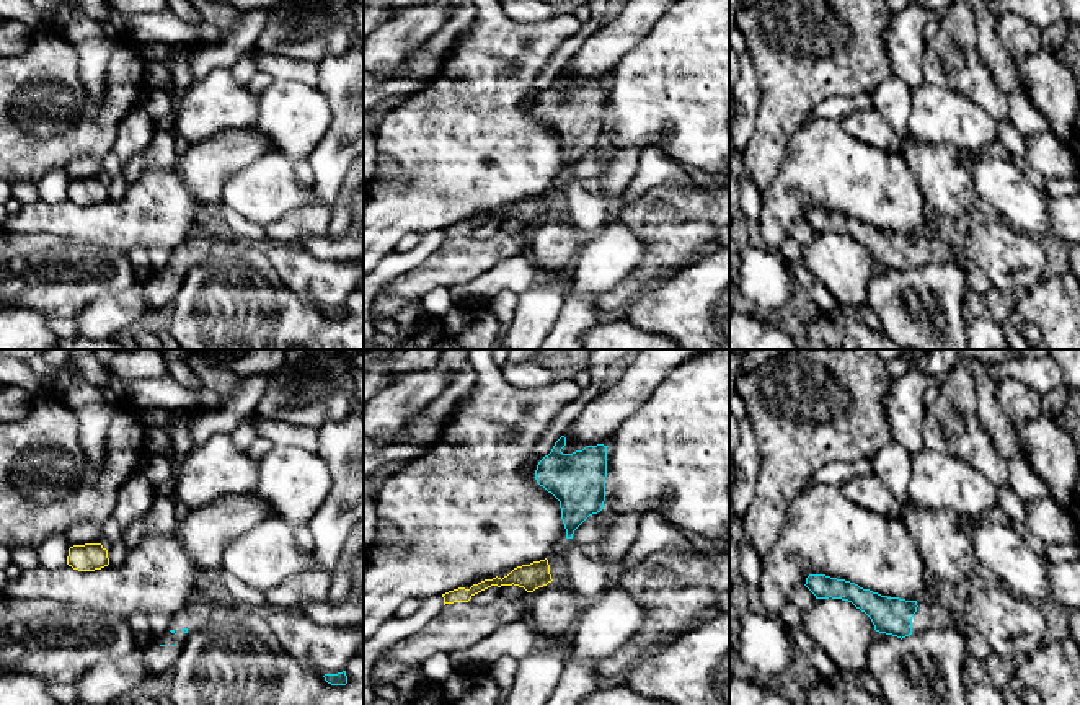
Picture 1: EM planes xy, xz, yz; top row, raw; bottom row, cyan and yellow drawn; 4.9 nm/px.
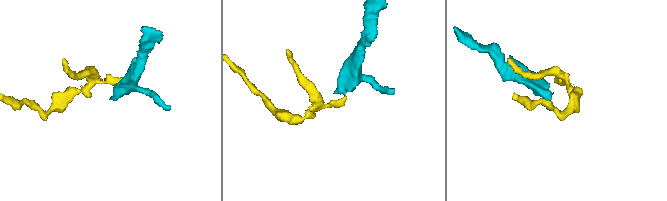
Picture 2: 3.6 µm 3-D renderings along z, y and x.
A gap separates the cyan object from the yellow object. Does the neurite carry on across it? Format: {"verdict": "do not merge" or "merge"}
{"verdict": "do not merge"}

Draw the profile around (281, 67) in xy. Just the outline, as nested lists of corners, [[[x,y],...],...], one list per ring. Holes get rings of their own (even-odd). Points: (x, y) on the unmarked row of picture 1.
[[[255,52],[258,72],[269,73],[274,80],[300,82],[318,86],[320,65],[310,59],[294,59],[284,54]]]

